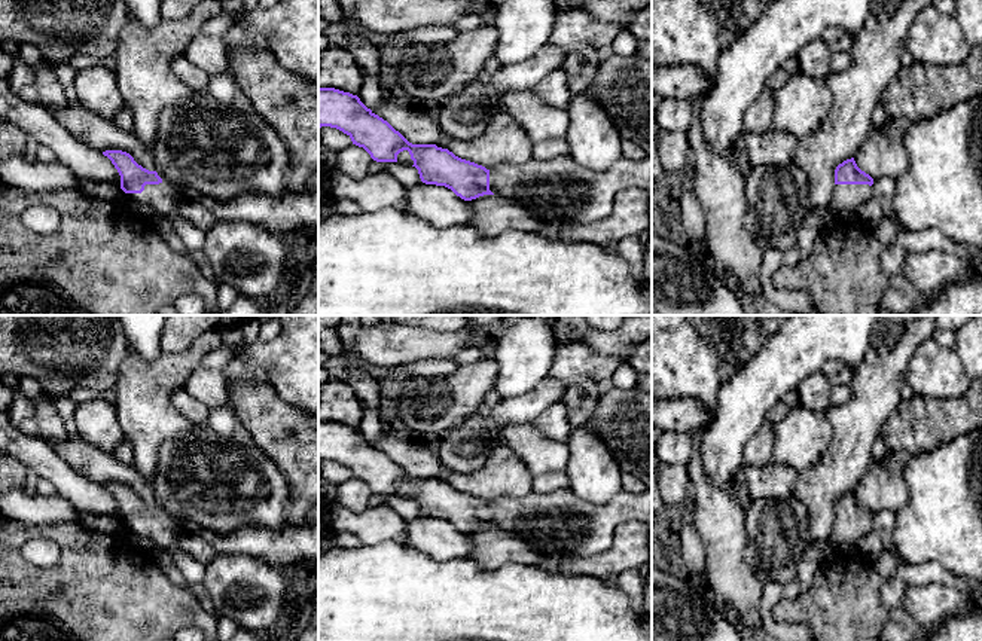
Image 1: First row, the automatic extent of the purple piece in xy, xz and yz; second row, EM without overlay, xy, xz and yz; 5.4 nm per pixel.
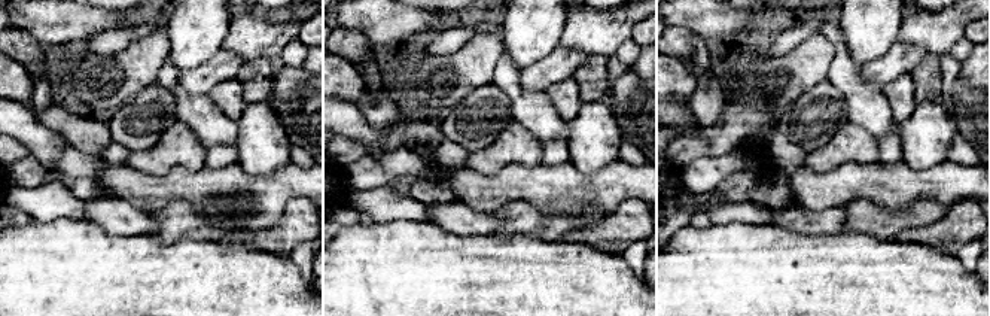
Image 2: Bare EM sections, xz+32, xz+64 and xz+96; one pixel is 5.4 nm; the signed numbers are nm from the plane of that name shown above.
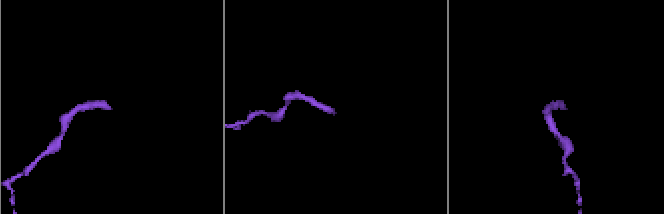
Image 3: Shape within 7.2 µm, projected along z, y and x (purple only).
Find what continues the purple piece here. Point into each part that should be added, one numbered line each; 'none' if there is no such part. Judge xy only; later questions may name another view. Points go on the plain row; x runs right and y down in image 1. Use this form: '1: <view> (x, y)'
1: xy (217, 482)

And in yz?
1: yz (847, 531)

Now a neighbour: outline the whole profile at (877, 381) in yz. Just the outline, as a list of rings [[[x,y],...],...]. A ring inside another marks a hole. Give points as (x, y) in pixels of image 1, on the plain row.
[[[917,315],[891,344],[869,347],[863,360],[853,367],[848,385],[851,399],[841,406],[832,406],[827,419],[832,424],[832,439],[820,461],[799,474],[792,497],[799,500],[808,512],[806,546],[827,541],[835,522],[835,503],[839,497],[856,489],[859,480],[875,461],[872,448],[882,425],[902,402],[900,390],[906,384],[906,373],[917,348],[933,336],[936,315]]]

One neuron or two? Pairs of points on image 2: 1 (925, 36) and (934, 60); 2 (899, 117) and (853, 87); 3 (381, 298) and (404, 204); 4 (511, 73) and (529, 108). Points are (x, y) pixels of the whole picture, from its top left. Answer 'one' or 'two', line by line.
1: two
2: two
3: two
4: one

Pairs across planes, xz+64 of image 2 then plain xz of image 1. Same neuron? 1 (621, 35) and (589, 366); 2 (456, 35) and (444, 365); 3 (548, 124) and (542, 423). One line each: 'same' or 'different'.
1: same
2: same
3: different

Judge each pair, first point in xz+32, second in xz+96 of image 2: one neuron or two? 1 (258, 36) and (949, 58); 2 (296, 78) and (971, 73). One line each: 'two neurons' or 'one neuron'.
1: two neurons
2: two neurons

